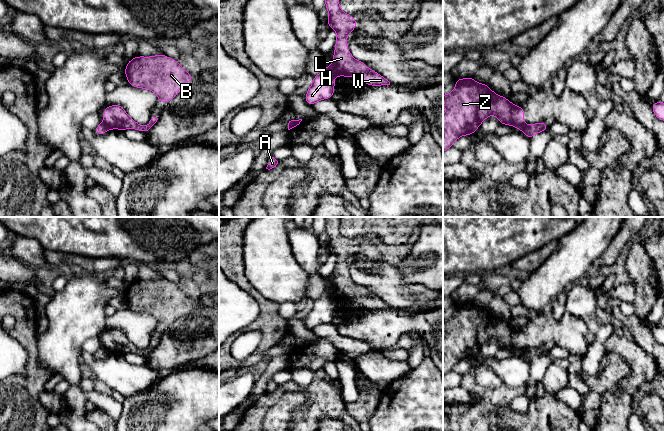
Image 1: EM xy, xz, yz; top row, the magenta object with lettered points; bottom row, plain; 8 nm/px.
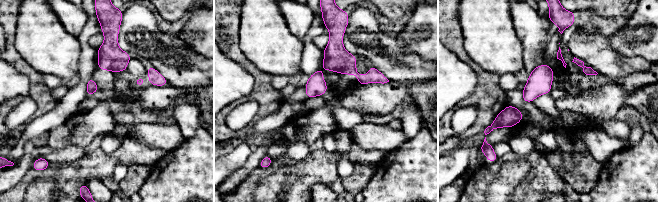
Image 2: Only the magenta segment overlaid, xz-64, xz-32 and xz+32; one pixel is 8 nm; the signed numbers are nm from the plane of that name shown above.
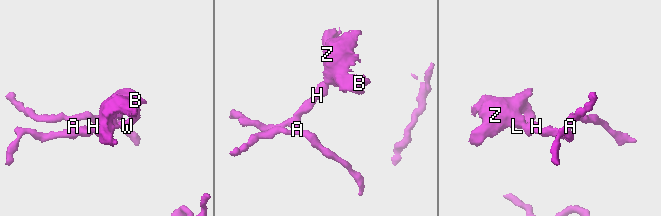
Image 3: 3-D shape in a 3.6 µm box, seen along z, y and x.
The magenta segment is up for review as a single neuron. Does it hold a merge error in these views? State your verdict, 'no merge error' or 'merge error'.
merge error

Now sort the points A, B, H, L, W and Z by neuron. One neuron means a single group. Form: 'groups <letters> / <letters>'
groups A H / B L W Z

